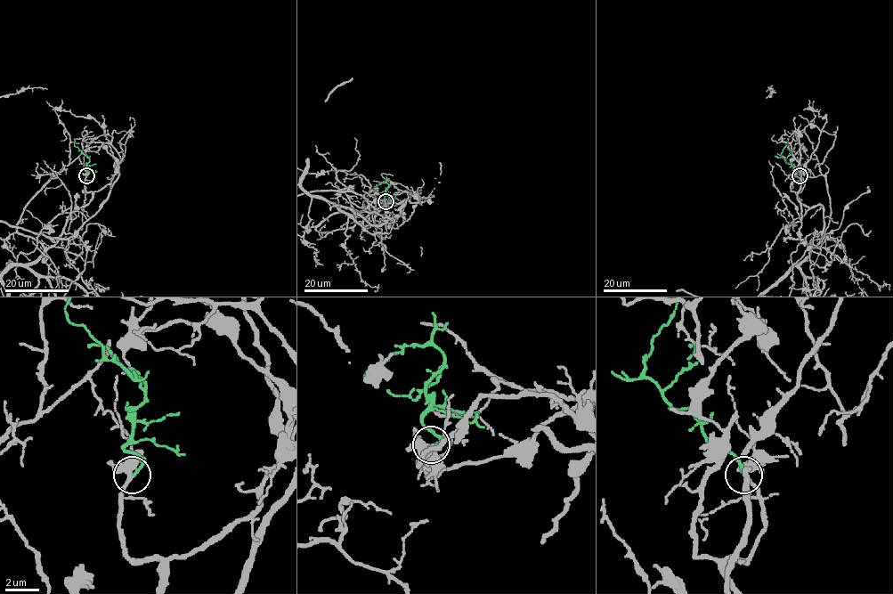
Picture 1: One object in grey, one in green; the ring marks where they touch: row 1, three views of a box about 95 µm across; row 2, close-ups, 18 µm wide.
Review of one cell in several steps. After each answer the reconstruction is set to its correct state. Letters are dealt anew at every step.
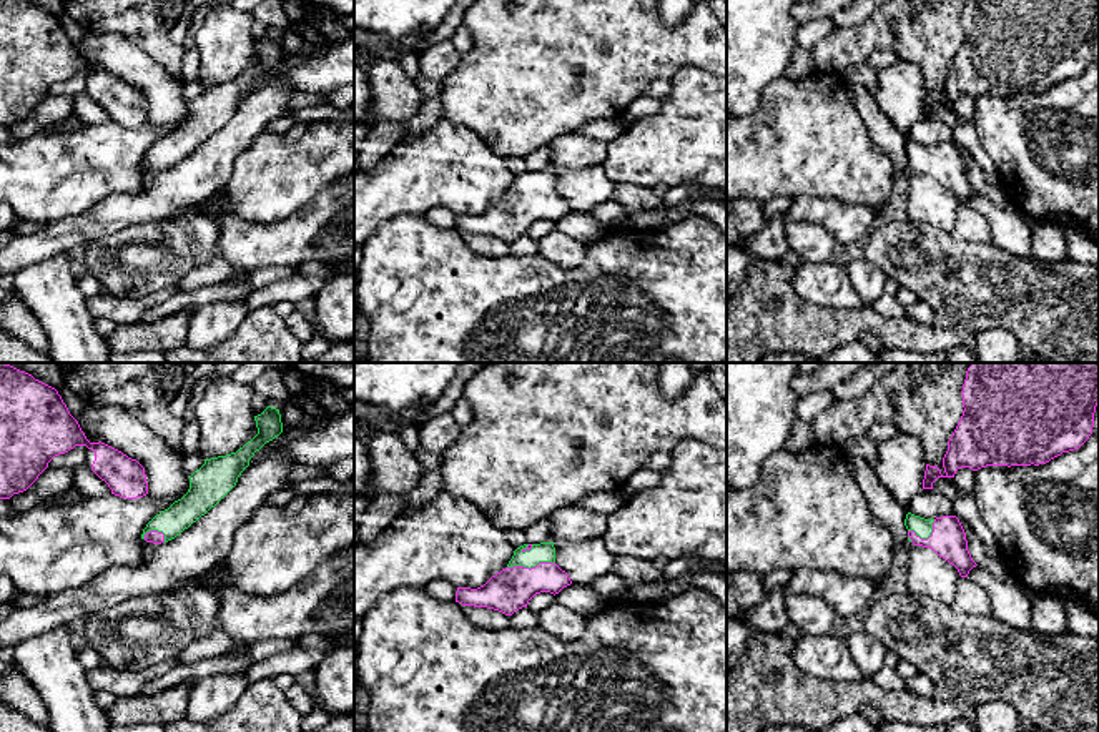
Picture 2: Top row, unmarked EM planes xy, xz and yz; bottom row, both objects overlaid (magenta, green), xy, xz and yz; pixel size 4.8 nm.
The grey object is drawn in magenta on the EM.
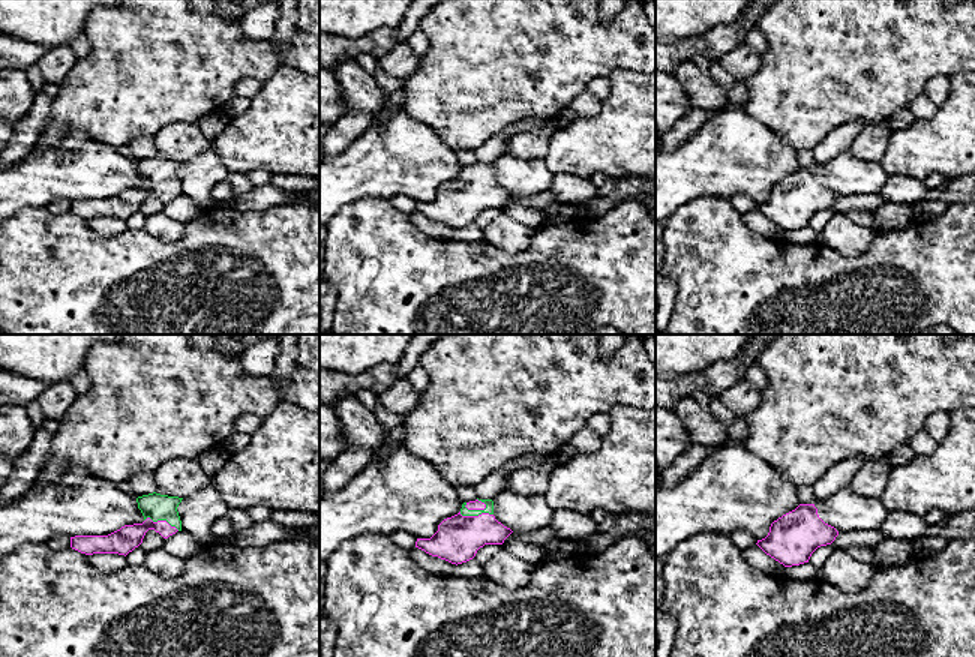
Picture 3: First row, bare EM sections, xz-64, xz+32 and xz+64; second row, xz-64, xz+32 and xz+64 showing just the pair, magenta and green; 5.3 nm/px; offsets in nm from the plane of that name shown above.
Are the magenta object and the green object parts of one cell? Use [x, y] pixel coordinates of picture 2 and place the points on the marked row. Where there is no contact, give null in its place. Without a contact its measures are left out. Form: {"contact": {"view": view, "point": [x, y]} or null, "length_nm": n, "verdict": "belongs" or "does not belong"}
{"contact": {"view": "xz", "point": [531, 568]}, "length_nm": 240, "verdict": "belongs"}

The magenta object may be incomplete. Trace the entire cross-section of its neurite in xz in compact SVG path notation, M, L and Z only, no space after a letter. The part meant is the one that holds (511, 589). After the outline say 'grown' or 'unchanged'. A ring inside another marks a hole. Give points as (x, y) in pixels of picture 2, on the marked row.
M554 542L524 544L514 551L507 567L477 589L457 587L456 602L487 607L512 616L540 592L559 594L572 581L555 564Z | grown

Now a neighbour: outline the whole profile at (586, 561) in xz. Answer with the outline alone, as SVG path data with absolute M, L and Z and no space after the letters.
M604 537L580 542L559 541L554 547L555 564L569 574L572 584L580 586L590 586L610 572L617 559L607 549Z

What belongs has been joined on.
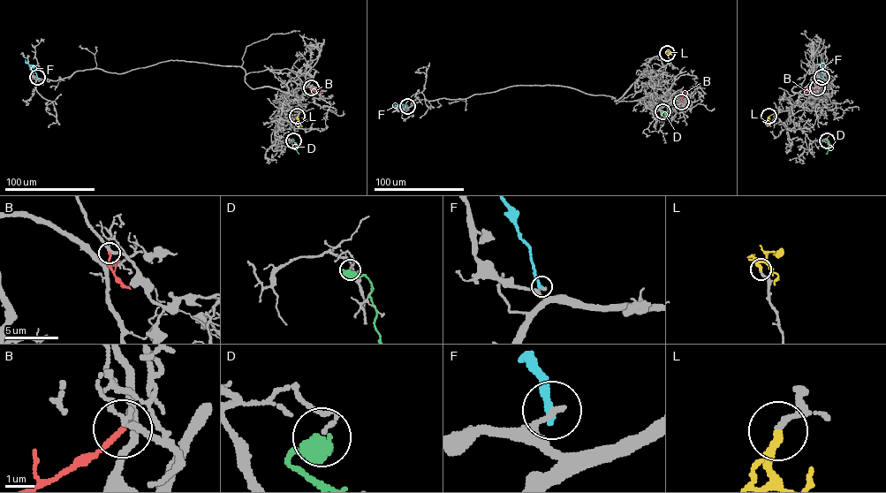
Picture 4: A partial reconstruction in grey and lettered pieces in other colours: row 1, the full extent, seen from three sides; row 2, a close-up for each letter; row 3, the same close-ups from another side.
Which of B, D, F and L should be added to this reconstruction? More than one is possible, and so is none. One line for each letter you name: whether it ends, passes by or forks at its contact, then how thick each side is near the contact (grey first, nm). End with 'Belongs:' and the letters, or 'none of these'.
L: It ends there. Thickness 200 nm (grey) against 240 nm
Belongs: L

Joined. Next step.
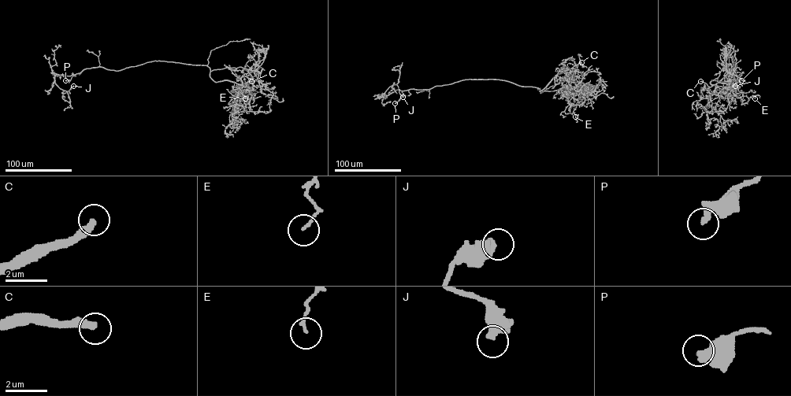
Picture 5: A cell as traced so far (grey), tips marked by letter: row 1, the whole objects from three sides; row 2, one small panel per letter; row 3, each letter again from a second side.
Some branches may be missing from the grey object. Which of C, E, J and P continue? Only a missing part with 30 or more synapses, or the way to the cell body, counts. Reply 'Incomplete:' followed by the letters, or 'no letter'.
Incomplete: C

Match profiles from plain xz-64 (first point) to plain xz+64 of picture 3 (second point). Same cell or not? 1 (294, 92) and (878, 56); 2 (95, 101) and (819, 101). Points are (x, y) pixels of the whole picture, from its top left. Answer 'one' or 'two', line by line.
1: two
2: one

